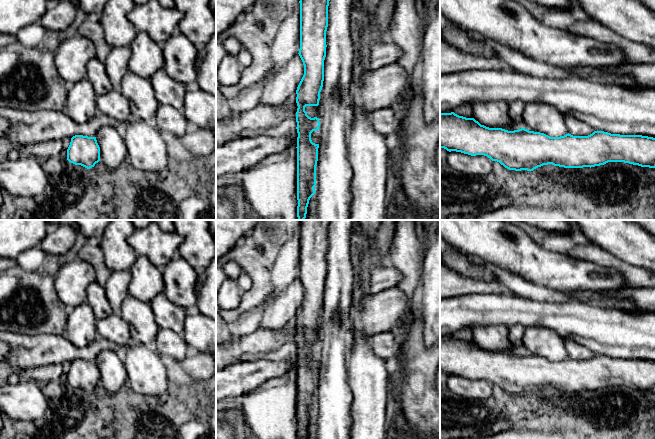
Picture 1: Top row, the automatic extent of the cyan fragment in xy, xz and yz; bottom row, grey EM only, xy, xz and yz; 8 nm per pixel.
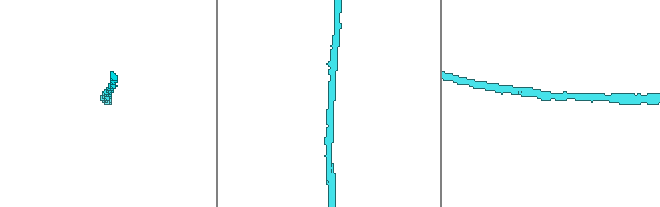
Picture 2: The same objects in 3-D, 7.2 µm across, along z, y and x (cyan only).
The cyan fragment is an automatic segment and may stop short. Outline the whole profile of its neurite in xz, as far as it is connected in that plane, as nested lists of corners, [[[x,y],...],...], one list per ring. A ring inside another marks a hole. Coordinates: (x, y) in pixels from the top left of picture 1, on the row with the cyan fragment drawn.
[[[300,0],[300,49],[299,56],[304,65],[304,75],[296,90],[297,122],[297,217],[304,220],[310,198],[316,190],[316,166],[319,144],[311,140],[311,133],[319,130],[319,118],[311,118],[305,111],[306,106],[318,106],[324,81],[324,60],[326,57],[326,31],[328,27],[328,6],[330,0]]]

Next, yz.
[[[454,112],[440,113],[440,148],[471,156],[484,155],[509,170],[533,171],[552,164],[564,168],[583,168],[604,165],[608,162],[624,162],[641,167],[655,168],[655,138],[642,135],[620,135],[594,131],[588,136],[566,134],[550,137],[544,133],[521,128],[508,131],[489,128],[474,118],[459,116]]]

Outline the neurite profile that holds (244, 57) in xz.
[[[242,48],[236,56],[237,60],[243,67],[247,67],[252,64],[253,58],[249,51],[245,48]]]

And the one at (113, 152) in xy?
[[[103,126],[95,137],[100,147],[100,161],[106,167],[115,169],[127,160],[128,150],[122,130],[113,126]]]

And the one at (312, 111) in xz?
[[[321,98],[319,100],[318,106],[306,106],[305,111],[307,112],[307,115],[311,118],[320,117],[321,114]]]

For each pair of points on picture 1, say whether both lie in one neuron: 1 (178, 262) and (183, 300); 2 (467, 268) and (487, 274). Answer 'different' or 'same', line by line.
1: same
2: same

